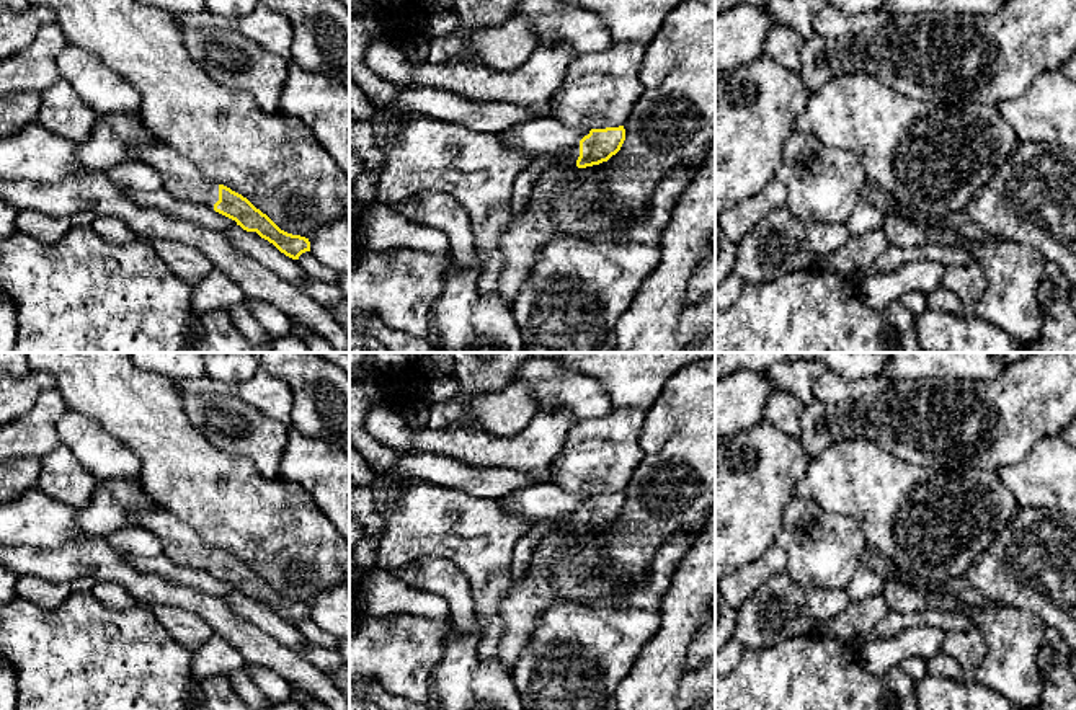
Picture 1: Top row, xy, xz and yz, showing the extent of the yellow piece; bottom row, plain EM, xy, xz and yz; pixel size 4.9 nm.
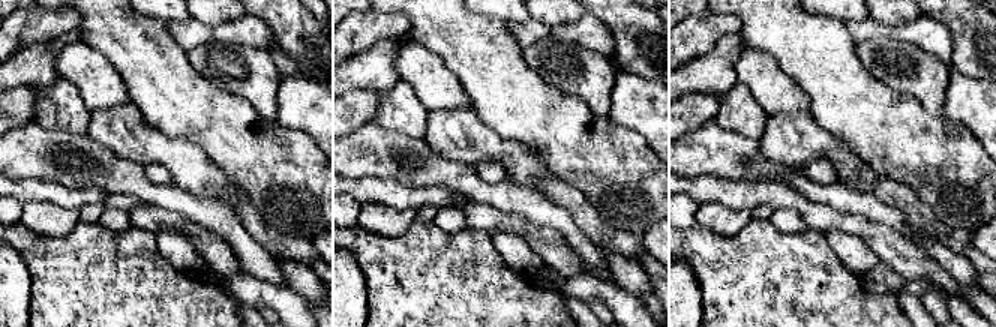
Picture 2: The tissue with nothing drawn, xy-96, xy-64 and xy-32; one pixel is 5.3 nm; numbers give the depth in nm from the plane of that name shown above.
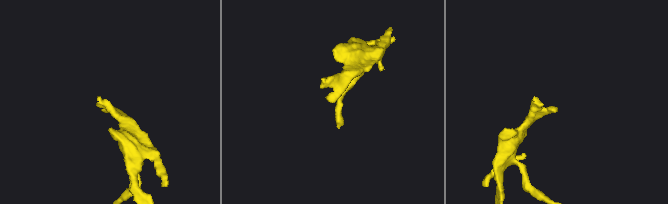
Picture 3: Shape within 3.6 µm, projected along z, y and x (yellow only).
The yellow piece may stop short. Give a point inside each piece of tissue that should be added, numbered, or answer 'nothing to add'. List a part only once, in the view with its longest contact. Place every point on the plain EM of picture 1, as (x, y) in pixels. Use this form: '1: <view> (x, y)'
1: xy (180, 542)

